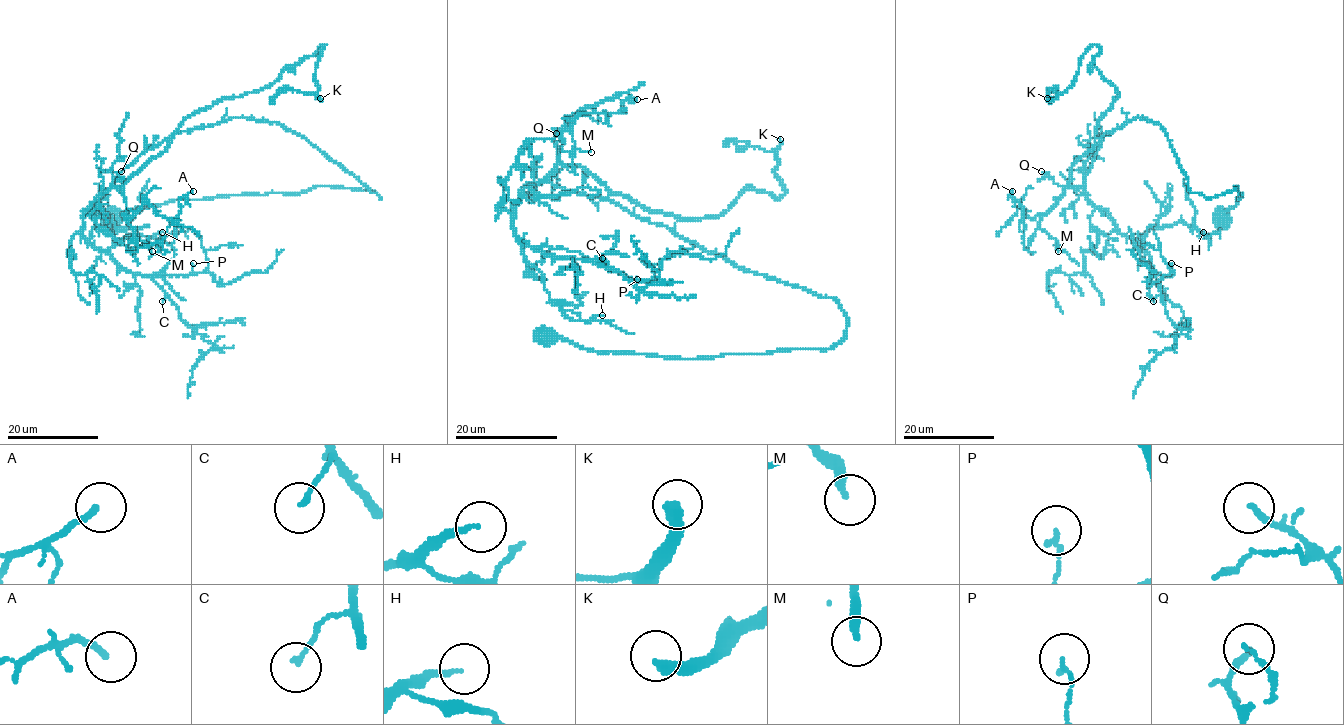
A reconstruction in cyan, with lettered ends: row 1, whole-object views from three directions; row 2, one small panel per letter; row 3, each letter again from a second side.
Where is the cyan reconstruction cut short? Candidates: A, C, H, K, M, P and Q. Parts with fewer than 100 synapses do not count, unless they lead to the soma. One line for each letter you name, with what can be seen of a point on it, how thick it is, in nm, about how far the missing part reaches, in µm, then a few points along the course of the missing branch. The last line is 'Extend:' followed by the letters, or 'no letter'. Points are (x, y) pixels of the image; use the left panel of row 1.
K: Place: (320, 98). Thickness 360 nm. Missing length about 90 µm
Extend: K

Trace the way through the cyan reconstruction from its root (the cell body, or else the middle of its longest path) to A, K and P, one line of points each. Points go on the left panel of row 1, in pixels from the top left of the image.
A: (113, 217), (320, 185), (381, 198), (303, 137), (242, 117), (171, 135), (112, 183), (139, 247), (193, 191)
K: (113, 217), (320, 185), (381, 198), (242, 117), (171, 135), (112, 184), (324, 45), (320, 98)
P: (113, 217), (320, 185), (381, 198), (276, 122), (178, 132), (116, 176), (82, 234), (135, 273), (193, 263)

